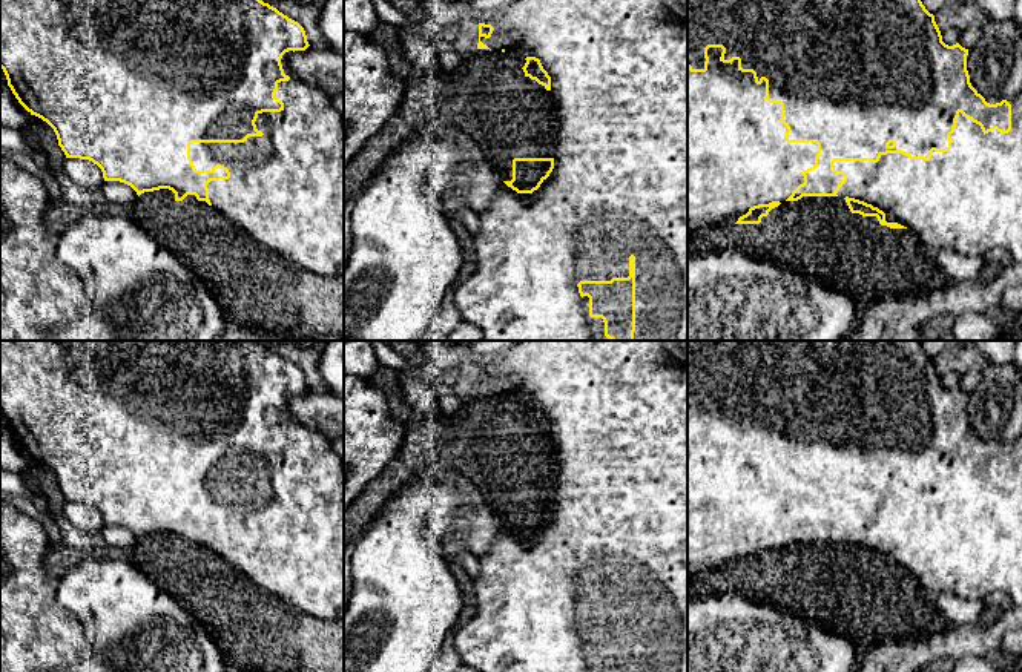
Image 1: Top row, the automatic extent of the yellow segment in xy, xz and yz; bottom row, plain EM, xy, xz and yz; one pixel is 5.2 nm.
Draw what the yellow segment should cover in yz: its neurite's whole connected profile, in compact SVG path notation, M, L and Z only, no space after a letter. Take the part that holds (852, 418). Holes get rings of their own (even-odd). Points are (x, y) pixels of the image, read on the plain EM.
M687 341L687 565L691 577L712 578L730 568L760 568L763 560L784 545L803 540L842 540L852 557L876 560L881 569L907 572L930 595L948 592L965 600L984 601L994 592L1008 594L1014 604L1022 606L1022 434L1007 443L982 440L970 427L967 414L968 393L959 387L948 390L941 374L921 345L921 341Z

